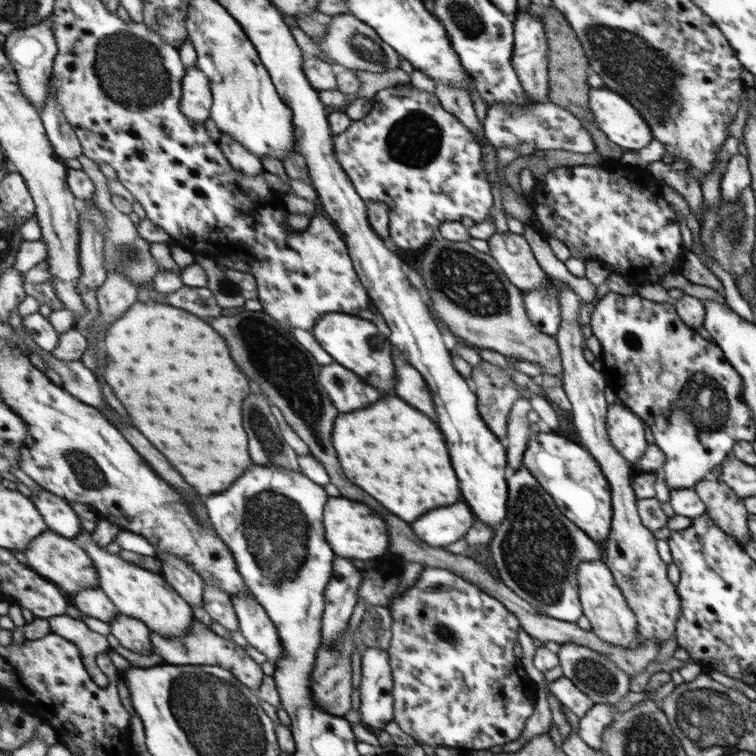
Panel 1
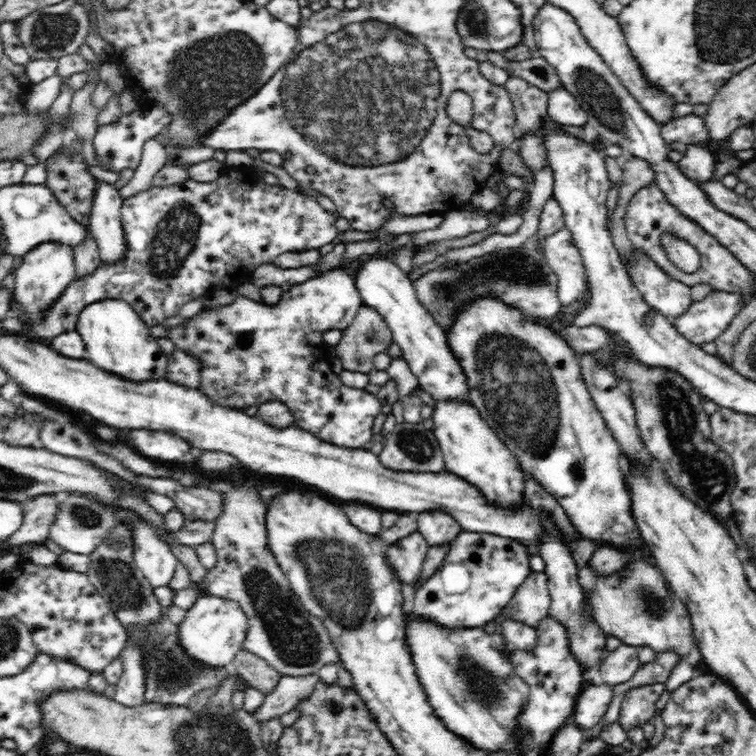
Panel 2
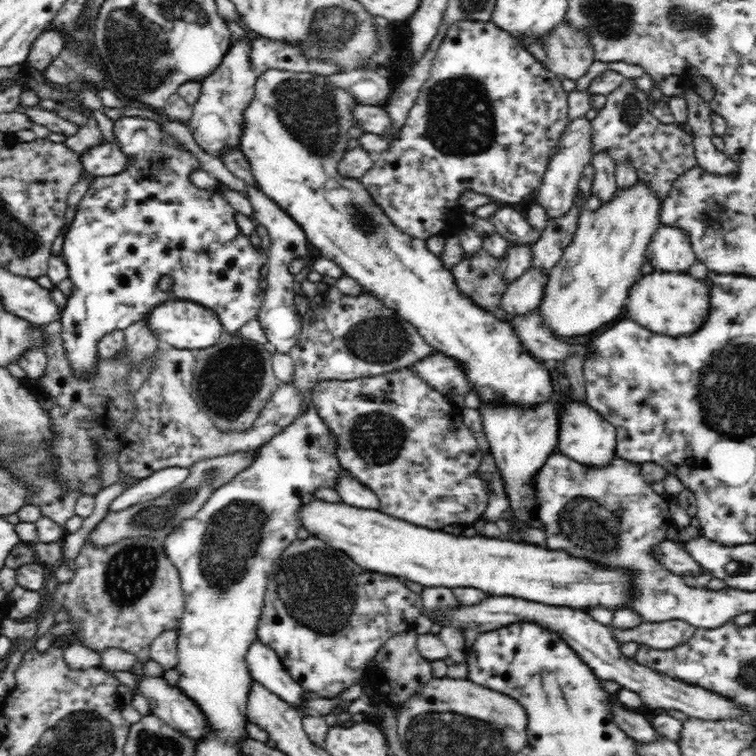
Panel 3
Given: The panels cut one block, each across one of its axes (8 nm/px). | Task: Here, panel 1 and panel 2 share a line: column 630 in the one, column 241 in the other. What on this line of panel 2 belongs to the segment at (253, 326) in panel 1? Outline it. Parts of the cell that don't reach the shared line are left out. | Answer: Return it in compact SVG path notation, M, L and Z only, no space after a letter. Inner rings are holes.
M241 649L236 654L231 668L248 686L264 693L265 696L276 689L281 678L276 669L268 665L263 658L254 656L245 649Z

